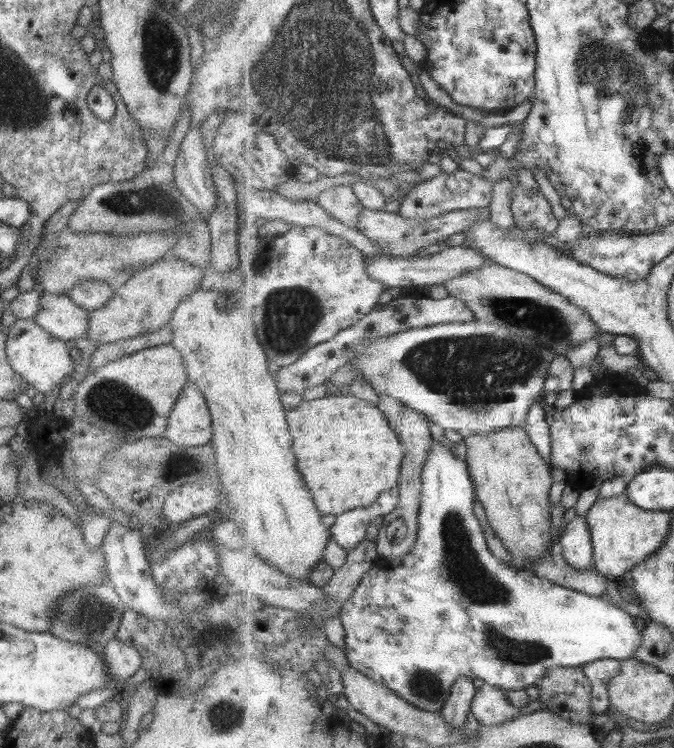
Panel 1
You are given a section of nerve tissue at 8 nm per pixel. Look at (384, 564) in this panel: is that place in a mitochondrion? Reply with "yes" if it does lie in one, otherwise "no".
no

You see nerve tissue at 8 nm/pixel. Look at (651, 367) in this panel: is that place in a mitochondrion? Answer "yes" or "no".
no

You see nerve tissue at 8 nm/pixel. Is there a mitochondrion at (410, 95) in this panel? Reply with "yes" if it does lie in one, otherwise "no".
no

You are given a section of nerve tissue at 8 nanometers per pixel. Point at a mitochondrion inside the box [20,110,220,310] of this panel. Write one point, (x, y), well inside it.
(149, 199)

